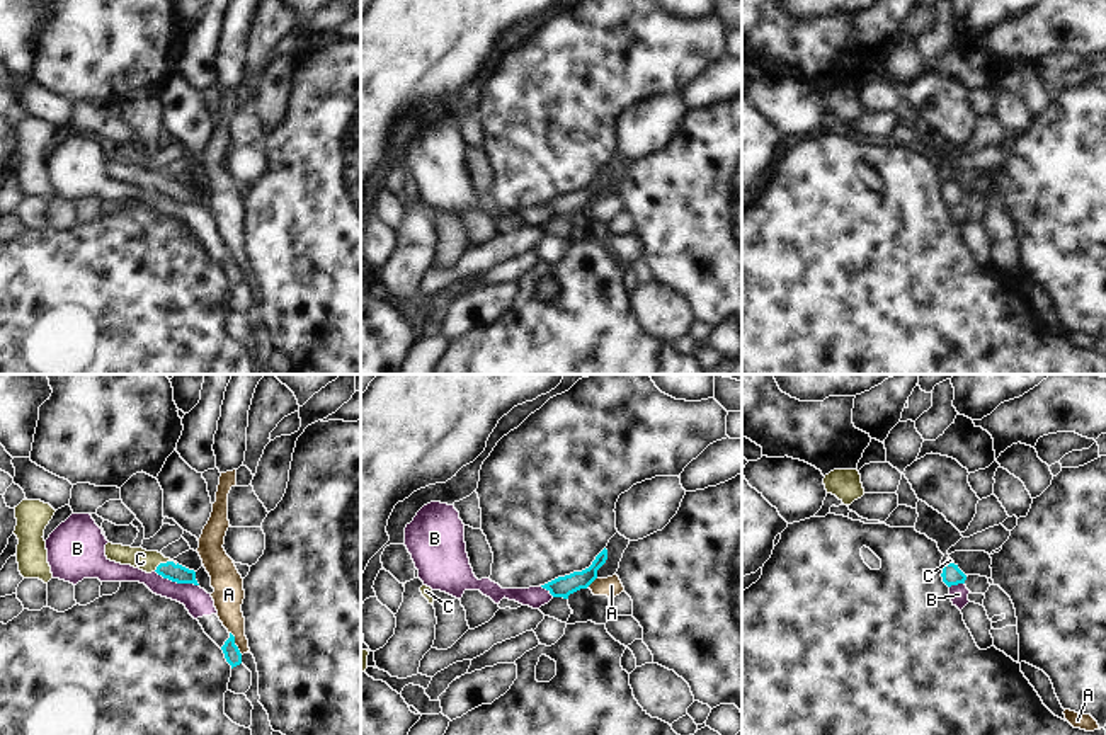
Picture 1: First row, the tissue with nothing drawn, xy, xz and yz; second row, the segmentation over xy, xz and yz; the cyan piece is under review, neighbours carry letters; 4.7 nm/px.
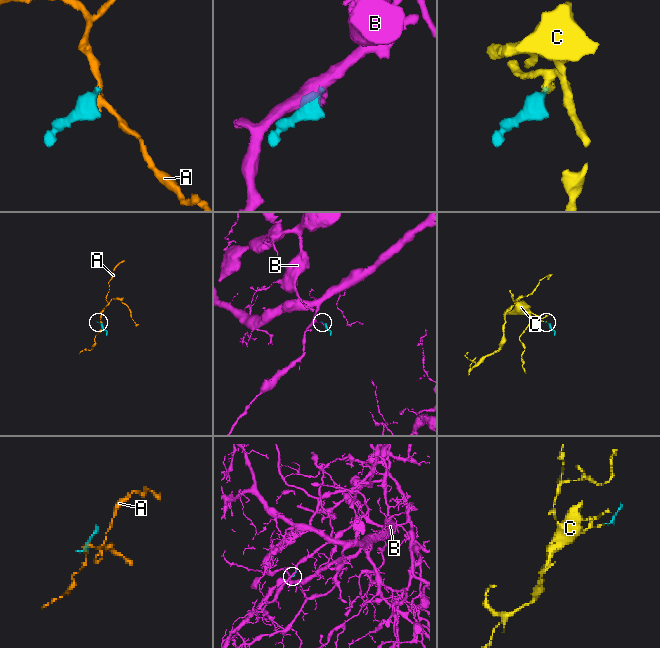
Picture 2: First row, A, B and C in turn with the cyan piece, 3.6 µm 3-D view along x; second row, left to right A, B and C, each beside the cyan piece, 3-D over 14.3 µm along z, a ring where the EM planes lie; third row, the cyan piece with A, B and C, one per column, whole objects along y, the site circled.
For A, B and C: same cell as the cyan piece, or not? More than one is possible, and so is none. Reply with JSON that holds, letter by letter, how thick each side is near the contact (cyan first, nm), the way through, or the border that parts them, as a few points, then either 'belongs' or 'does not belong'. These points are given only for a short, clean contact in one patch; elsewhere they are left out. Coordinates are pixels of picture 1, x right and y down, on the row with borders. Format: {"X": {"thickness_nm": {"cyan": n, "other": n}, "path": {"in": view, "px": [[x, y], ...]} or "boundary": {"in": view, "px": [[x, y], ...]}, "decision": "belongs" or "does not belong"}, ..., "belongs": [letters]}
{"A": {"thickness_nm": {"cyan": 80, "other": 150}, "boundary": {"in": "xy", "px": [[230, 632], [242, 654]]}, "decision": "does not belong"}, "B": {"thickness_nm": {"cyan": 90, "other": 120}, "boundary": {"in": "xy", "px": [[155, 570], [172, 581], [198, 586]]}, "decision": "does not belong"}, "C": {"thickness_nm": {"cyan": 90, "other": 100}, "path": {"in": "xy", "px": [[179, 574], [167, 562], [140, 558]]}, "decision": "belongs"}, "belongs": ["C"]}

